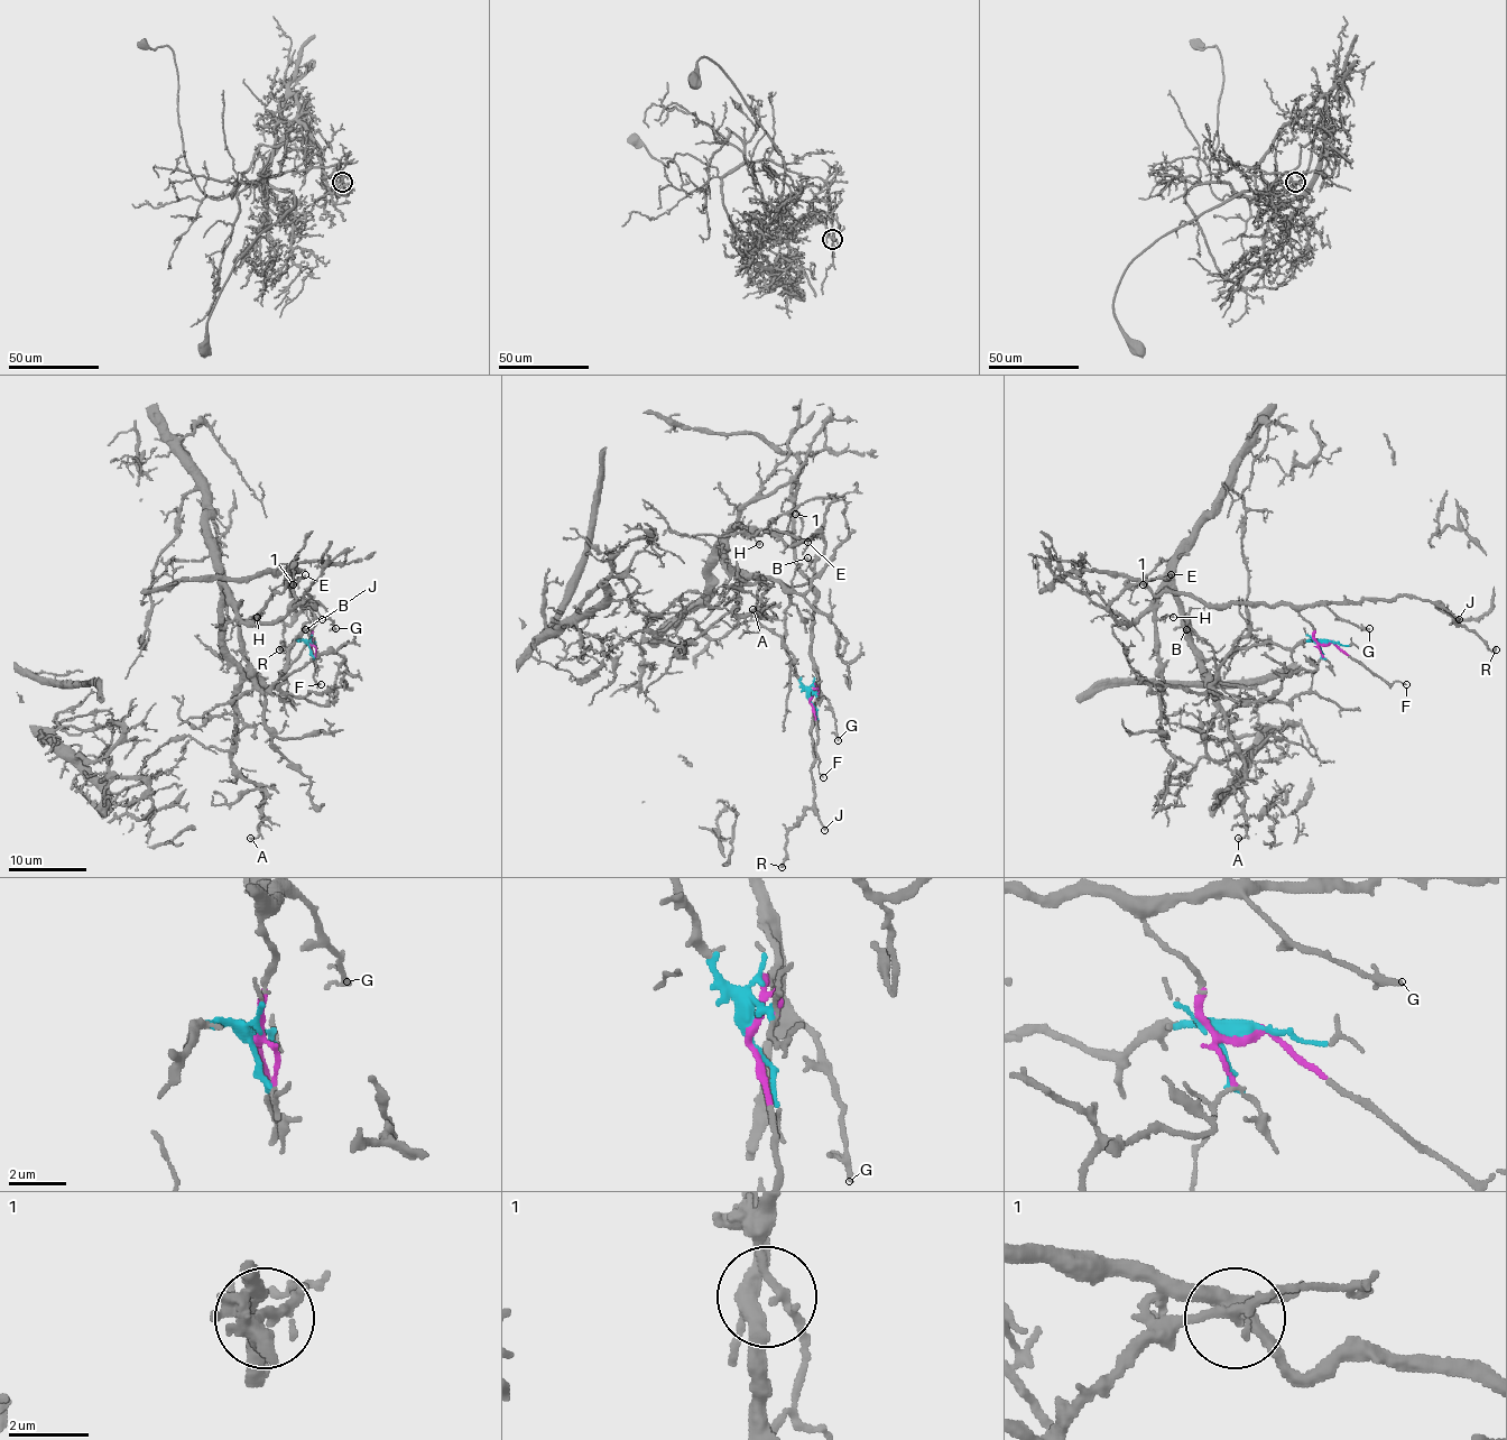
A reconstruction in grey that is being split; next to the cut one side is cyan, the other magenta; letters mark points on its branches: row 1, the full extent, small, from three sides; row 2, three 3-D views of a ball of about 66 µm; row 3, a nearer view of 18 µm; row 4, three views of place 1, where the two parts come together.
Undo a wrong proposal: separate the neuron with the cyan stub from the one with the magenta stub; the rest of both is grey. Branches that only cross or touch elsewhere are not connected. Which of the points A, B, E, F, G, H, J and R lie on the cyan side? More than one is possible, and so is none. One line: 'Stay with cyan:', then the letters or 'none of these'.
Stay with cyan: A, B, E, H

